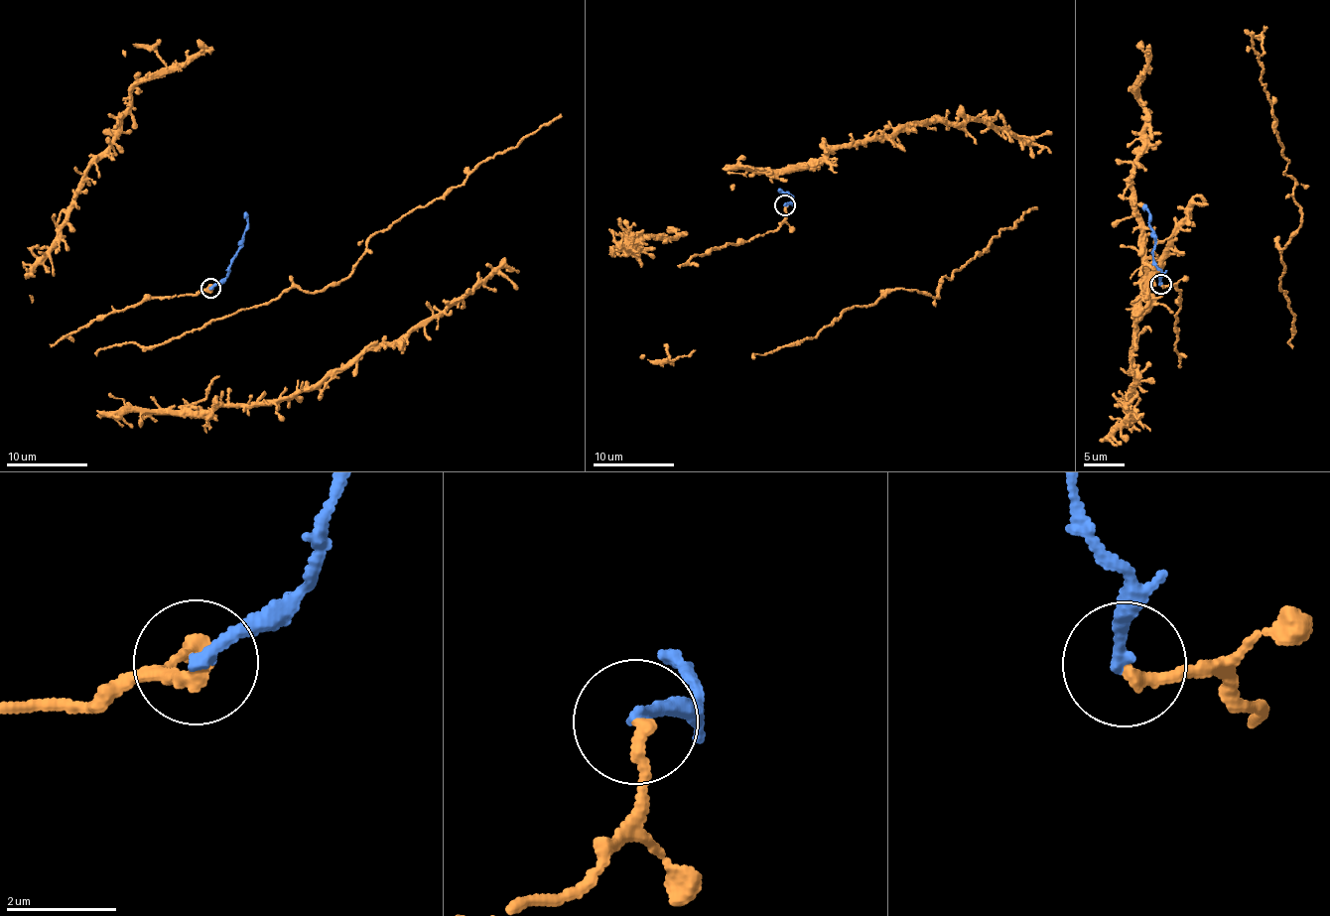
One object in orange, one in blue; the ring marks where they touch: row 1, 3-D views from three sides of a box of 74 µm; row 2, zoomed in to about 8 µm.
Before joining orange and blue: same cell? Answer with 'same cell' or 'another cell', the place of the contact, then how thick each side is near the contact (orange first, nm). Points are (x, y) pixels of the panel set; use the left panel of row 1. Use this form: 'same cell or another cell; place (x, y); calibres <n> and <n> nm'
same cell; place (210, 288); calibres 220 and 240 nm

